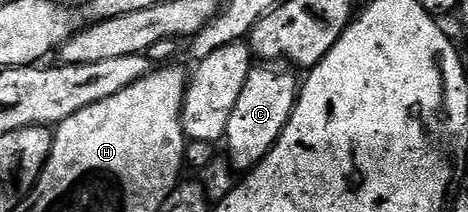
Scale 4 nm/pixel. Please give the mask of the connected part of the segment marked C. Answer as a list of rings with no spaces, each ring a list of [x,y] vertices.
[[[271,64],[256,65],[249,72],[249,76],[245,80],[245,88],[241,88],[241,96],[237,96],[237,104],[233,104],[233,116],[229,116],[229,128],[225,139],[225,147],[227,146],[225,157],[231,161],[231,167],[236,172],[250,172],[256,166],[259,166],[261,160],[265,160],[267,153],[277,144],[285,124],[289,124],[291,113],[295,107],[295,102],[299,98],[301,89],[300,79],[295,79],[294,73],[296,74],[294,69],[276,68]]]

